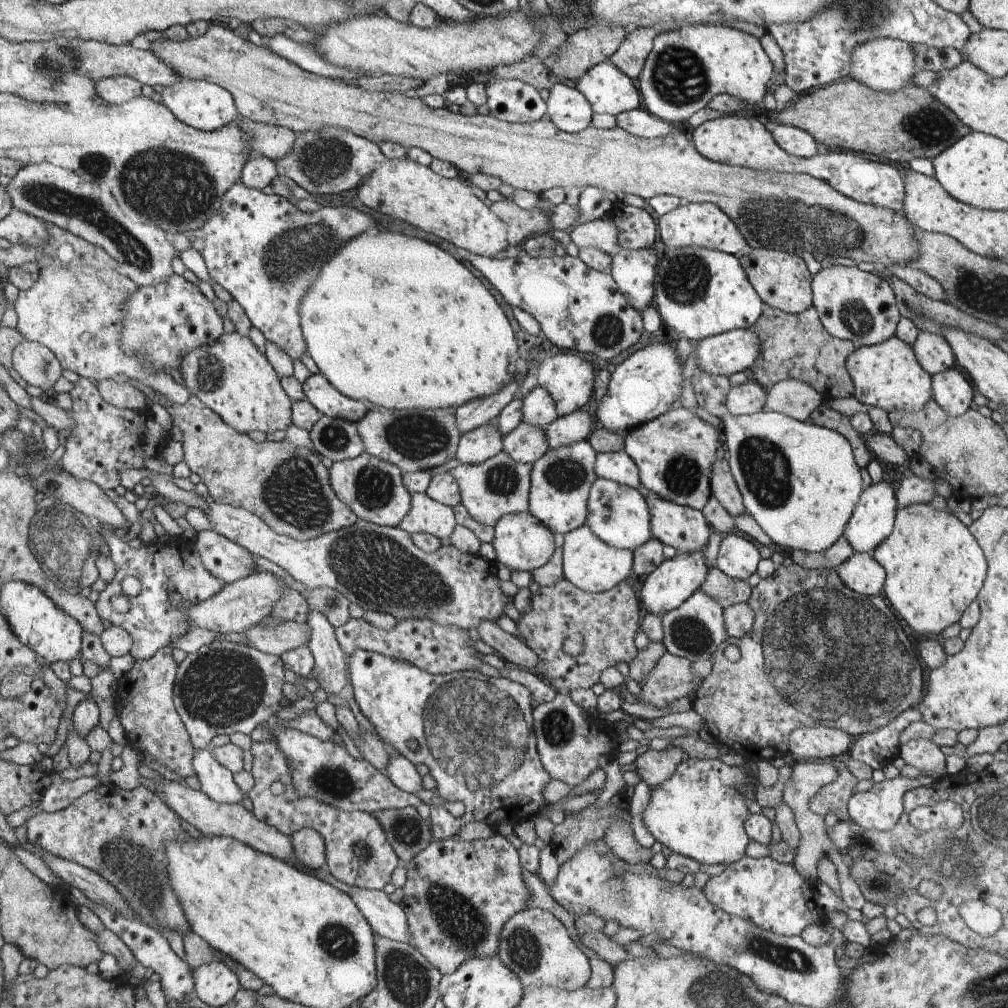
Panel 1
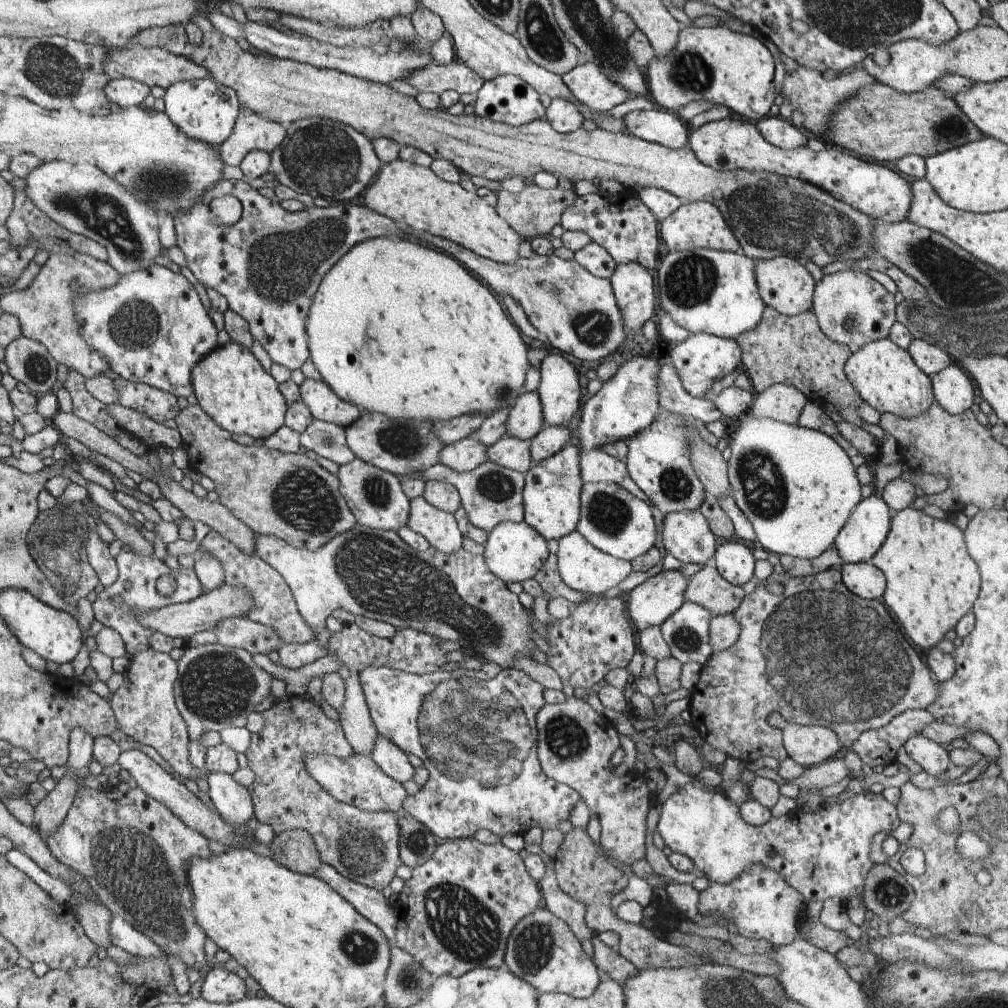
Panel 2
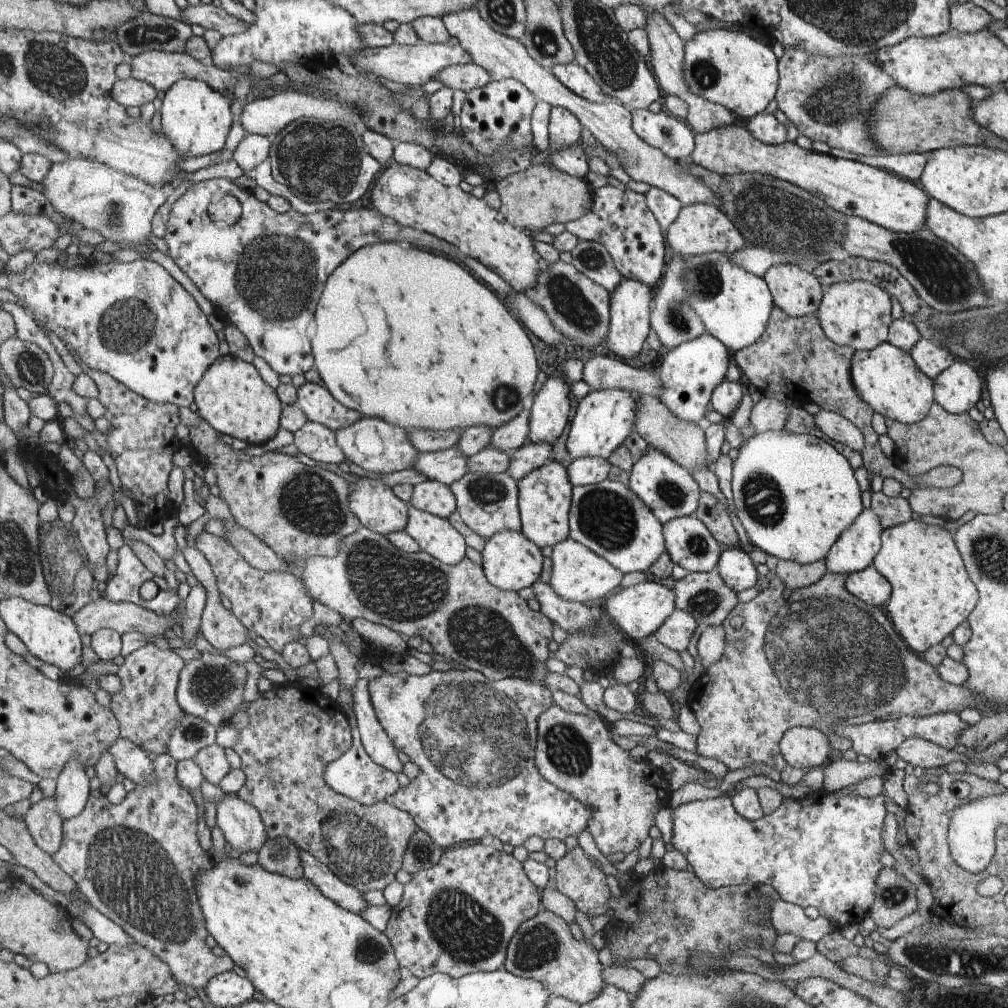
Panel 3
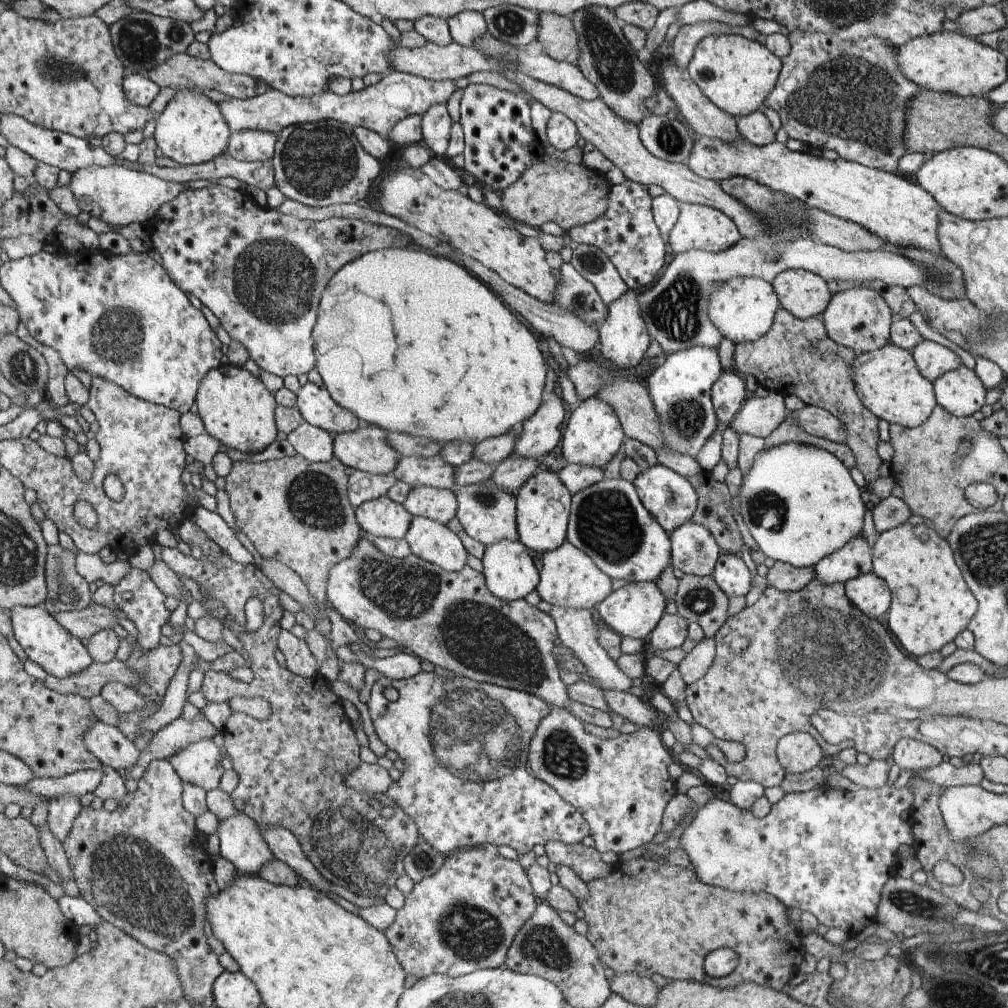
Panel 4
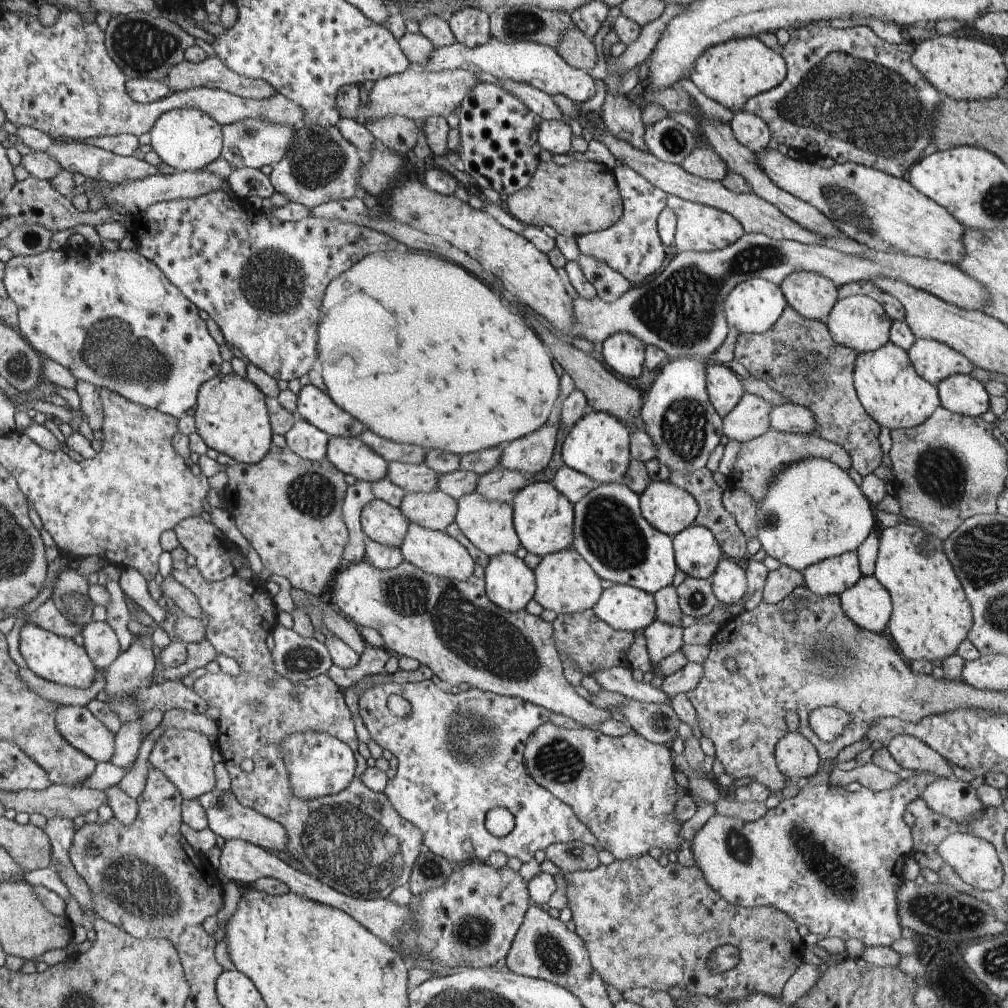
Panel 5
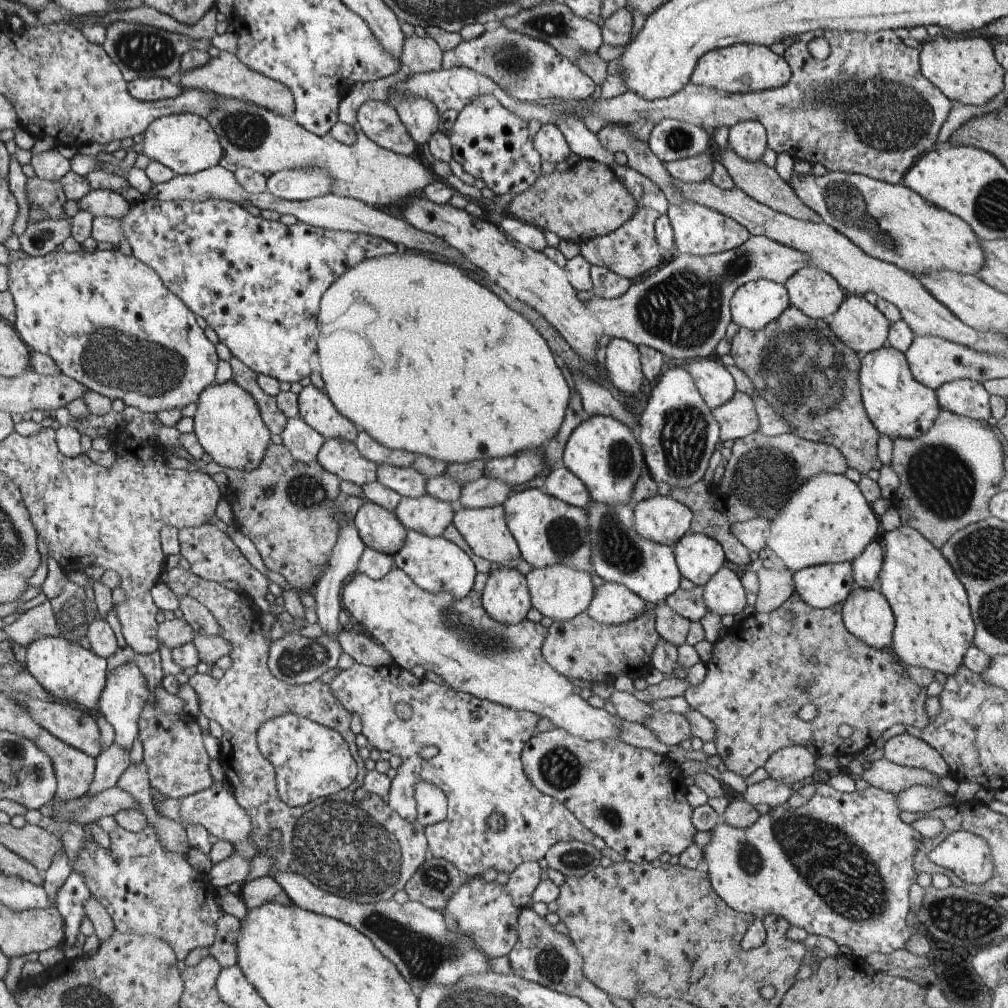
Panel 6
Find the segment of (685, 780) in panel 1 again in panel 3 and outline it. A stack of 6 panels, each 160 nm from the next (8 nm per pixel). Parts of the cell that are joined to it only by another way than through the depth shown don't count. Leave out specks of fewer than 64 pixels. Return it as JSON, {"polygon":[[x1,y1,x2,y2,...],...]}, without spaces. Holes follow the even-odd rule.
{"polygon":[[894,767,889,769,882,775,883,794,877,797,836,798,826,791,812,792,804,799,790,799,782,803,774,812,765,814,757,821,740,816,730,795,691,801,673,808,673,835,670,844,687,858,690,870,711,889,770,884,783,901,799,904,803,909,814,906,836,928,842,928,846,924,860,924,874,902,876,879,883,867,880,863,880,852,884,849,882,827,888,812,884,807,884,799,888,796,898,806,906,808,907,794,903,787,905,775,905,770]]}

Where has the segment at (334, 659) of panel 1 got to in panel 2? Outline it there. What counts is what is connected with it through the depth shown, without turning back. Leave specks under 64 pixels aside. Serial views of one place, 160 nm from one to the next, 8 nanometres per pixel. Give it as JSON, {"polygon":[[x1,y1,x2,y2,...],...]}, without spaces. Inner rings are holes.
{"polygon":[[356,524,352,530,343,532,341,535,335,536,333,539,330,539,328,543,325,544,325,546,320,547,316,551,311,551,310,549,305,548,296,548,294,545,288,544,285,540,282,540,281,538,278,538,277,536,272,535,261,535,258,533,255,534,255,554,258,555,260,558,264,559,264,562,267,562,270,566,273,566,286,580,288,583,288,586,290,587,290,590,293,592,295,601,297,602,297,607,299,610,299,613,302,615,302,618,309,624,309,627,313,630,313,633,315,634,315,640,316,635,322,628,326,627,327,619,329,618,330,614,336,610,336,608,343,608,344,610,350,612,350,614,356,615,362,615,371,619,376,619,379,621,384,621,387,623,392,624,392,626,395,626,397,629,403,629,403,628,411,628,416,629,419,631,427,632,428,634,437,636,438,638,443,638,444,640,452,640,452,642,458,642,458,644,461,646,460,650,467,654,468,656,473,656,476,658,482,659,484,662,496,662,496,664,499,664,504,669,510,668,511,662,513,661,513,658,516,655,526,655,527,657,531,657,530,653,532,648,536,647,534,641,530,639,530,636,528,636,528,632,530,630,534,630,531,628,530,622,528,622,528,616,526,615,526,612,524,612,524,607,520,603,520,600,518,599,518,595,516,593,513,593,510,591,507,587,505,582,502,579,499,579,494,573,491,573,489,571,489,568,487,567,484,555,473,555,472,553,469,553,467,550,464,550,462,546,454,552,451,552,450,554,443,553,442,551,439,551,438,549,435,549,434,547,430,547,428,550,425,551,417,551,414,550,411,546,408,546,402,540,402,537,397,533,397,531,391,531,391,530,384,530,384,529,373,529,370,527,367,527,366,525]]}

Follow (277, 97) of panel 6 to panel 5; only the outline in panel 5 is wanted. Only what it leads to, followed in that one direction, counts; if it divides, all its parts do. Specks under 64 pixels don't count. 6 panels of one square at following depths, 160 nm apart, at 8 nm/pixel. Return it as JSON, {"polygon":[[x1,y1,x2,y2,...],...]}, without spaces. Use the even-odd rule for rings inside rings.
{"polygon":[[209,56,202,62,195,63,188,59,182,59,178,64,170,68,164,78,164,84,175,91,187,91,194,87,210,87,212,89,222,89,245,99,269,99,278,94,277,90,268,82,262,79,251,79,240,76,232,69,228,68,220,57]]}

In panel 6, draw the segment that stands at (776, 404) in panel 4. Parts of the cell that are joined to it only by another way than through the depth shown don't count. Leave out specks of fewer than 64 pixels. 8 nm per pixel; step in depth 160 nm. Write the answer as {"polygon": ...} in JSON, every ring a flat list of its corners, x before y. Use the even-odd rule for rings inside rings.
{"polygon":[[736,391,732,400,712,411,720,425,719,438,738,440,759,430,757,410,752,396]]}

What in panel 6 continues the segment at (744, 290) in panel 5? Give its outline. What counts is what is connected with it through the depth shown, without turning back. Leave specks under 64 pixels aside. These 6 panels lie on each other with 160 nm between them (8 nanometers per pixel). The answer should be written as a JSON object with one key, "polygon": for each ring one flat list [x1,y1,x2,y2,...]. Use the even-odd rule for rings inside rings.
{"polygon":[[760,279,746,283,732,295,731,319,740,327,762,330,791,305,785,285]]}

